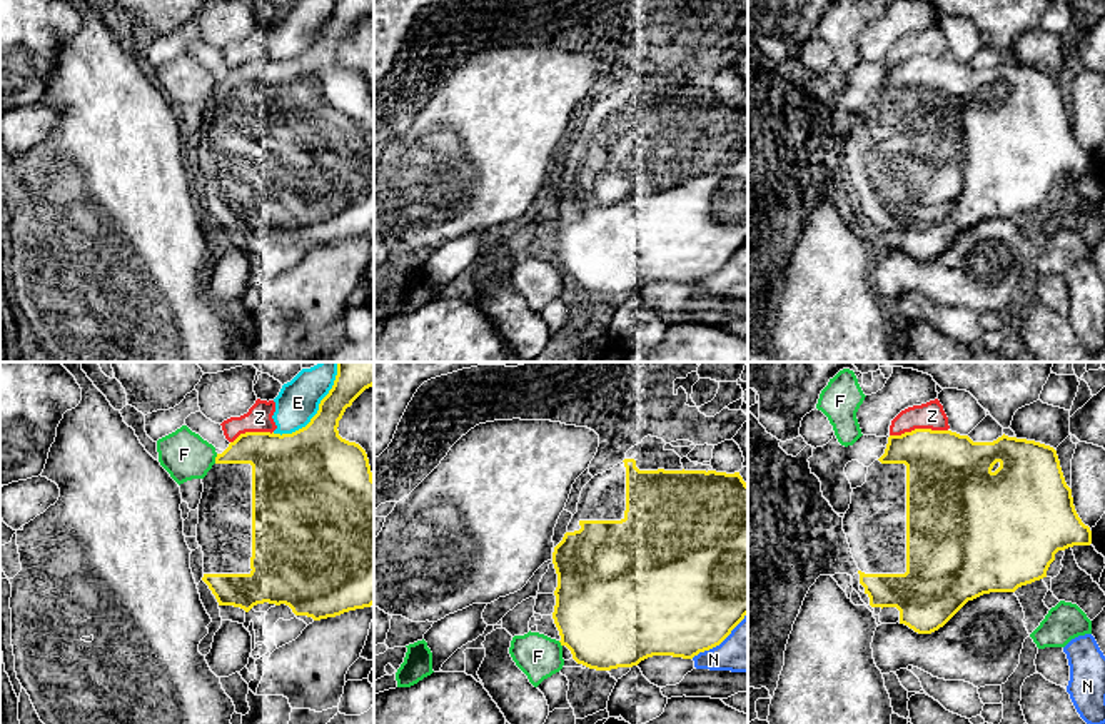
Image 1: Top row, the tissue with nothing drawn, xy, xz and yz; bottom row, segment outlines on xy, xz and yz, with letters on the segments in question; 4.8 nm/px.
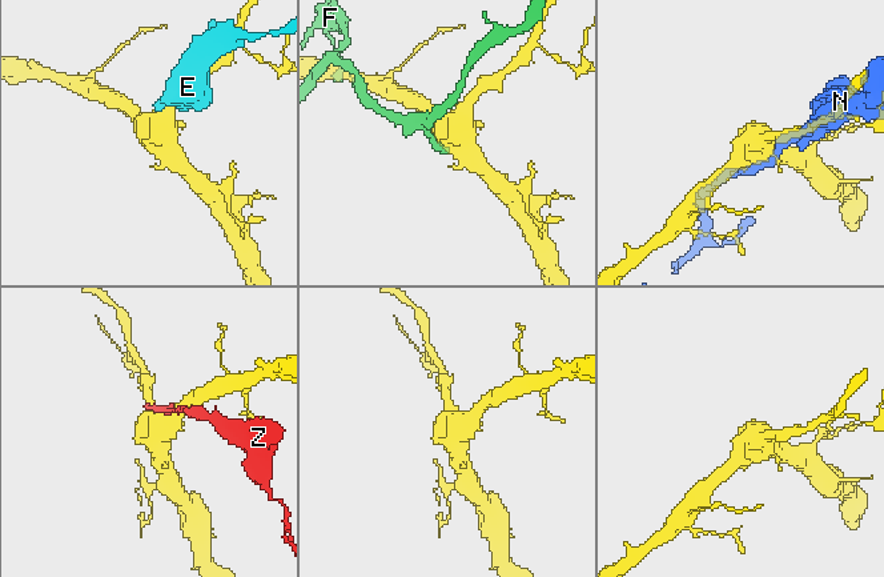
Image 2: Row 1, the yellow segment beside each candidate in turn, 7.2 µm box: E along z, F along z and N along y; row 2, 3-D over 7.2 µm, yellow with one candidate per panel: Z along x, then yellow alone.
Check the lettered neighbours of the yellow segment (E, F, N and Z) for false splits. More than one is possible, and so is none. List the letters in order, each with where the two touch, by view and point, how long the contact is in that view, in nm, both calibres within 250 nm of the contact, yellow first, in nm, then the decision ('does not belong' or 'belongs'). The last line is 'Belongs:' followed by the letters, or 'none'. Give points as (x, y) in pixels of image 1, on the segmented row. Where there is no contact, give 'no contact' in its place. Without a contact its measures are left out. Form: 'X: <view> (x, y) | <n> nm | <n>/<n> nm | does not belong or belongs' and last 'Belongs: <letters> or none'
E: xy (319, 409) | 460 nm | 340/200 nm | does not belong
F: xy (216, 459) | 50 nm | 200/240 nm | does not belong
N: xz (720, 643) | 340 nm | 500/220 nm | does not belong
Z: yz (918, 429) | 280 nm | 380/130 nm | does not belong
Belongs: none

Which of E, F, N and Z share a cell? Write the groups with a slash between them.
E Z / F / N

